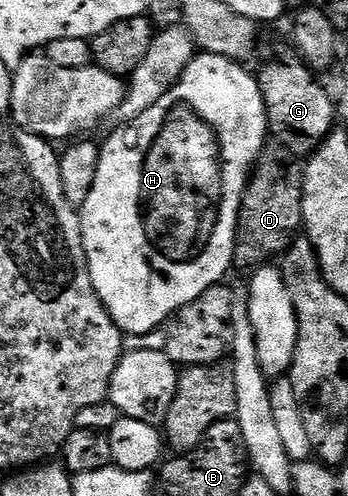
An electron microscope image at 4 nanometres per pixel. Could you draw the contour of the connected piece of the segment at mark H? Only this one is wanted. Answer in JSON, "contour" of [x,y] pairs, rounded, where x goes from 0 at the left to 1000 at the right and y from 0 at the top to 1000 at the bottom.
{"contour":[[[563,109],[526,153],[480,181],[463,204],[451,204],[451,212],[417,220],[417,228],[379,240],[374,248],[333,254],[333,264],[310,276],[307,290],[293,290],[279,333],[279,365],[267,365],[267,381],[256,381],[256,405],[244,405],[233,419],[239,500],[250,512],[250,546],[261,552],[284,603],[356,677],[414,675],[460,665],[503,629],[578,599],[589,583],[638,573],[649,565],[641,560],[649,558],[652,544],[667,544],[675,528],[675,466],[687,458],[687,415],[733,323],[773,280],[767,222],[756,210],[756,190],[744,183],[744,161],[698,135],[707,133],[695,125],[632,111]]]}

